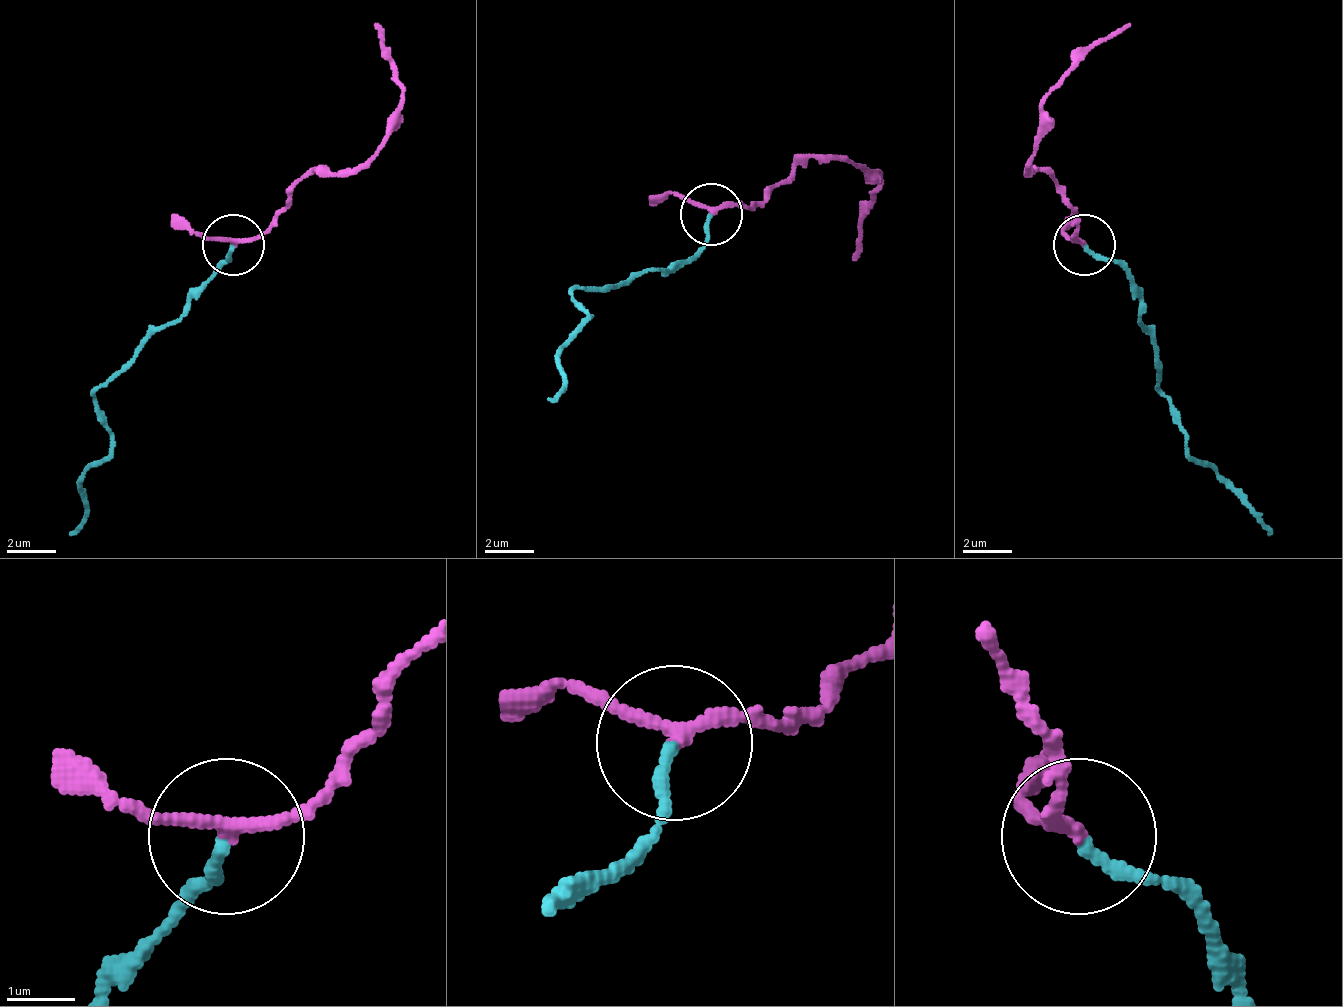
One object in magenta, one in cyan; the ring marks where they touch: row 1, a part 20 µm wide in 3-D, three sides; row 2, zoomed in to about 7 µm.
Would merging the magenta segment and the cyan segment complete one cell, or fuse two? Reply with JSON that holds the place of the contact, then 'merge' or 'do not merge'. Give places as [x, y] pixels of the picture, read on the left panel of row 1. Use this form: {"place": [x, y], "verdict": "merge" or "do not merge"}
{"place": [233, 245], "verdict": "merge"}

